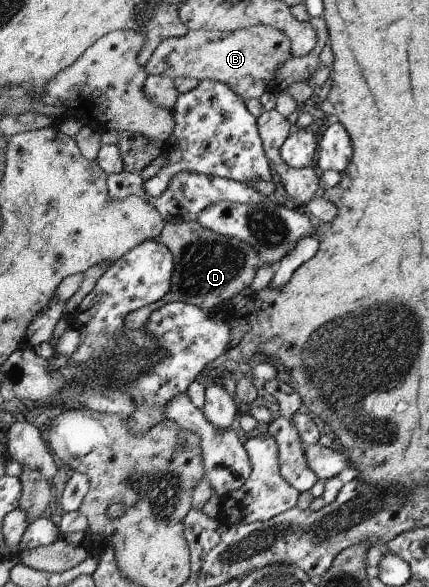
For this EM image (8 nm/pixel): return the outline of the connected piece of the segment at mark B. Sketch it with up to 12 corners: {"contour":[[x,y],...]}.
{"contour":[[265,24],[163,40],[149,76],[223,82],[247,102],[291,57]]}

